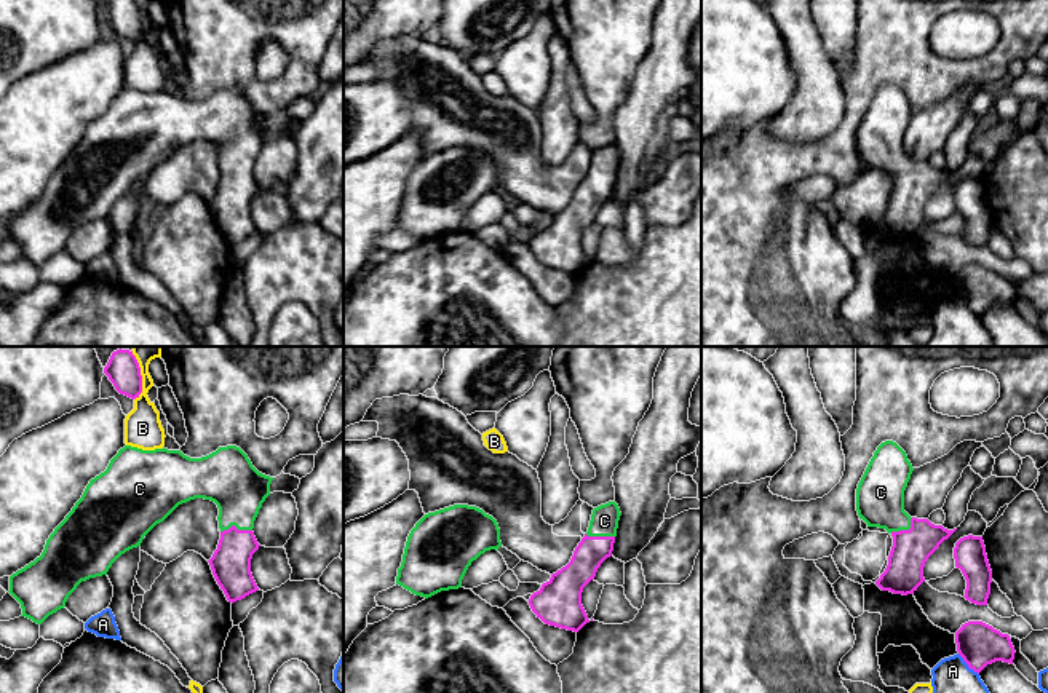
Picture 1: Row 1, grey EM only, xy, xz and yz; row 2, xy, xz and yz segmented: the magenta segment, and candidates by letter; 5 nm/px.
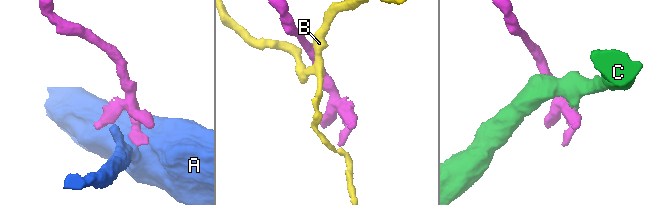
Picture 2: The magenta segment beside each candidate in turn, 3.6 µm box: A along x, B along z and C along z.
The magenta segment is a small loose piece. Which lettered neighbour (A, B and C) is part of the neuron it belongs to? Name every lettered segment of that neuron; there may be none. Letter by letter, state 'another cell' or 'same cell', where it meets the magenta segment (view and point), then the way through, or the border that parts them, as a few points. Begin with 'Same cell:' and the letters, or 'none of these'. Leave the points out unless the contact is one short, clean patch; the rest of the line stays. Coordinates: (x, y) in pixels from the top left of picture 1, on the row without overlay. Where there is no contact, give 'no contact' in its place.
Same cell: C
A: another cell | yz (967, 305) | along yz (957, 296), (978, 316)
B: another cell | xy (141, 21) | along xy (134, 0), (141, 18), (141, 35), (134, 42)
C: same cell | xy (235, 170)

